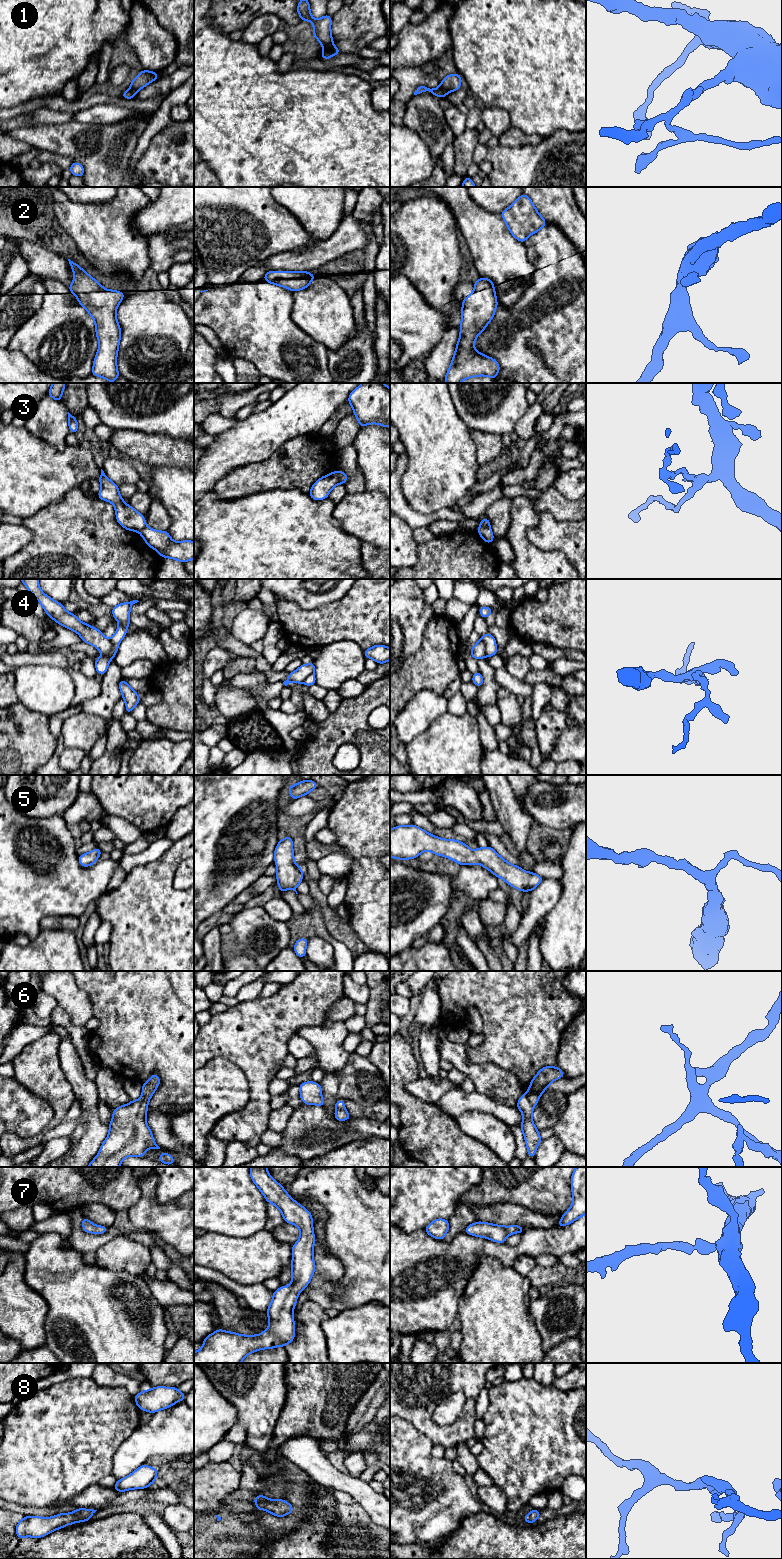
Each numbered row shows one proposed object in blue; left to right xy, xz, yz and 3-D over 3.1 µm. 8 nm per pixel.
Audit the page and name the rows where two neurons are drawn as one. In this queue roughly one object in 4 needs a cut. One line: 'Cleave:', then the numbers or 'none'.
Cleave: 1, 3, 4

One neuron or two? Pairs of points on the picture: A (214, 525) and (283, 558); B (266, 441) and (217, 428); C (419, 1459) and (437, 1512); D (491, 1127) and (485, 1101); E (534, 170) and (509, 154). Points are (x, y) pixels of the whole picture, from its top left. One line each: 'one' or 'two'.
A: one
B: two
C: one
D: two
E: one

